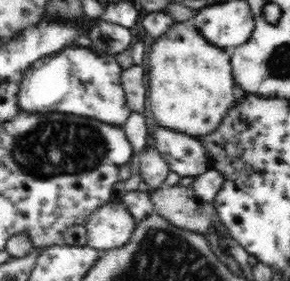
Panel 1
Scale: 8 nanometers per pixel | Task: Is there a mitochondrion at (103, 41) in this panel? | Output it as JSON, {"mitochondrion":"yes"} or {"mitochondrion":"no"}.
{"mitochondrion":"yes"}

